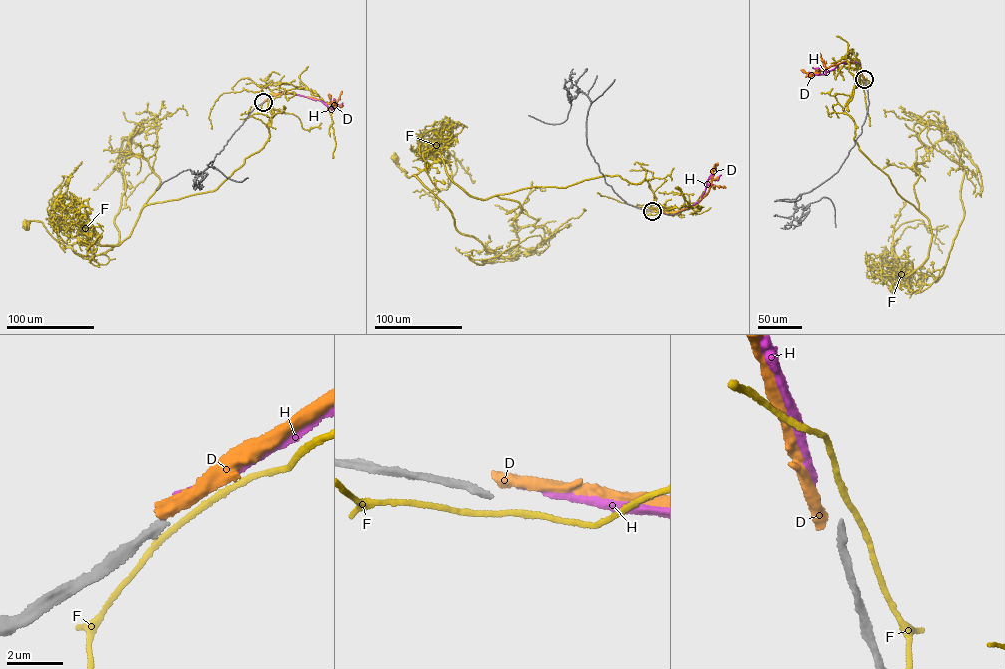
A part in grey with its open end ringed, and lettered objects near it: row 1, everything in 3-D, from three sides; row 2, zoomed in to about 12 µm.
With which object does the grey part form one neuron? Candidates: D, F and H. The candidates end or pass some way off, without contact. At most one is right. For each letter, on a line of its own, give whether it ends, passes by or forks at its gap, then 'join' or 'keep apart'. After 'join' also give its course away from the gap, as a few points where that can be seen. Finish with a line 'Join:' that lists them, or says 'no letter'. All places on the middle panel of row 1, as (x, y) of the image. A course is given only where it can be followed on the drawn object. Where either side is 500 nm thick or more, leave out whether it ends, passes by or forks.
D: it ends; keep apart
F: it passes by; keep apart
H: it ends; keep apart
Join: no letter

